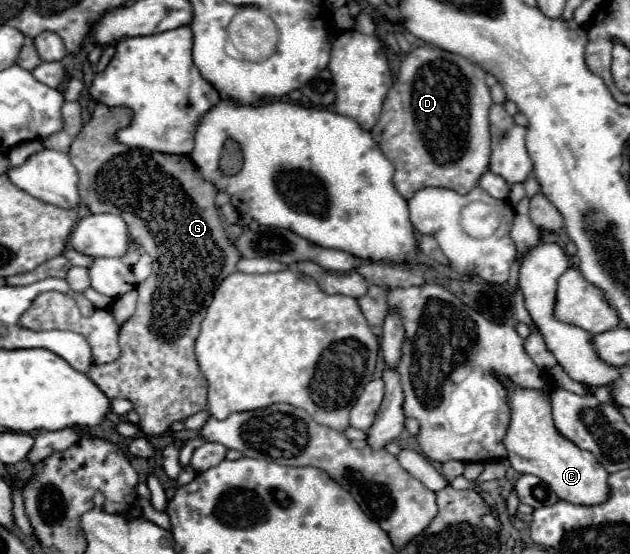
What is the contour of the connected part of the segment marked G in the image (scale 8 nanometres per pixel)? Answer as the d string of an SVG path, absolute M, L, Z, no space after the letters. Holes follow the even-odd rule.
M99 103L99 105L95 107L95 113L93 113L91 121L83 125L83 129L79 131L79 135L77 135L75 141L71 143L69 159L71 159L71 163L75 165L77 173L79 173L79 195L81 195L81 203L89 209L89 213L113 213L113 215L119 215L119 217L127 223L131 241L135 241L137 245L141 245L141 247L157 261L157 267L159 267L159 263L161 263L161 267L167 267L167 275L149 275L149 279L143 281L143 283L139 285L139 291L137 291L137 293L139 293L139 299L137 299L139 307L137 307L135 313L121 325L121 331L119 331L119 347L121 347L119 359L113 361L113 363L107 363L107 365L93 365L93 367L89 369L87 375L89 375L89 379L91 379L91 381L93 381L109 399L117 399L117 397L129 399L129 401L133 403L133 409L135 409L137 415L139 415L139 427L141 427L141 431L143 431L145 435L153 437L153 435L165 433L173 421L181 421L181 419L185 419L185 417L189 417L189 415L193 415L193 413L197 413L197 411L203 411L205 405L207 405L207 381L205 381L205 377L201 375L201 369L199 369L199 363L197 363L193 345L195 345L195 339L197 339L197 335L199 335L199 325L201 325L201 321L203 321L203 317L205 317L205 309L207 309L207 305L209 305L211 299L213 299L215 283L219 285L227 275L231 275L231 273L235 271L235 265L237 265L237 261L241 259L241 253L239 253L239 249L235 247L235 243L229 239L229 235L225 233L225 229L223 229L223 225L221 225L221 219L219 219L219 215L217 215L217 207L215 207L215 195L217 195L217 191L213 189L211 183L205 183L205 181L199 177L199 173L197 173L197 169L193 167L191 159L185 157L185 155L165 155L165 153L149 153L149 157L147 157L147 151L131 149L131 147L125 147L125 145L117 143L117 141L113 139L113 133L115 133L115 129L113 129L113 111L117 111L117 109L109 109L109 107L105 107L105 105ZM181 277L183 277L183 291L171 291L173 285L177 285L177 281L181 281Z

